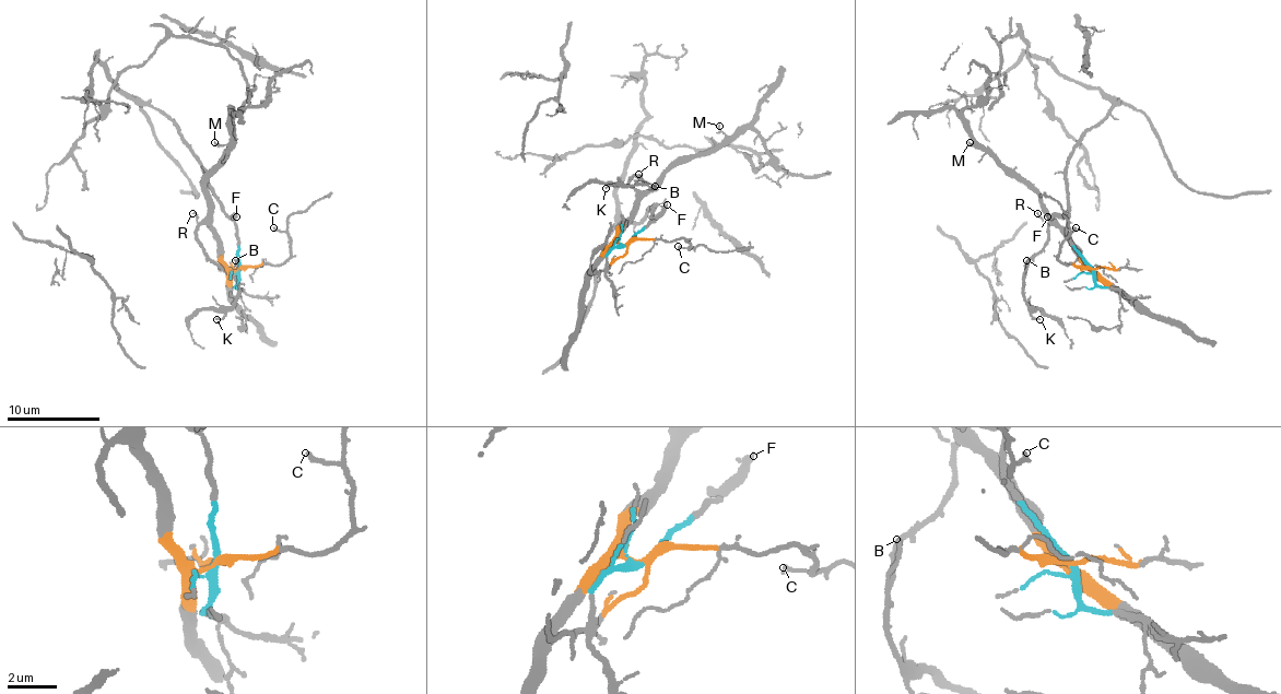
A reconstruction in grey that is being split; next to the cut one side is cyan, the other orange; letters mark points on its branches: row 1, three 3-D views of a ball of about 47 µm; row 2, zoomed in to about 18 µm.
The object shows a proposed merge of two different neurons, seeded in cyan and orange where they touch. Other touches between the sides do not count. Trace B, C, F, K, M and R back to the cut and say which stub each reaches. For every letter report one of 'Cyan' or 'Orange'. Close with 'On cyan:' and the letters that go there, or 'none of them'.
B: Orange
C: Orange
F: Cyan
K: Orange
M: Orange
R: Orange
On cyan: F

